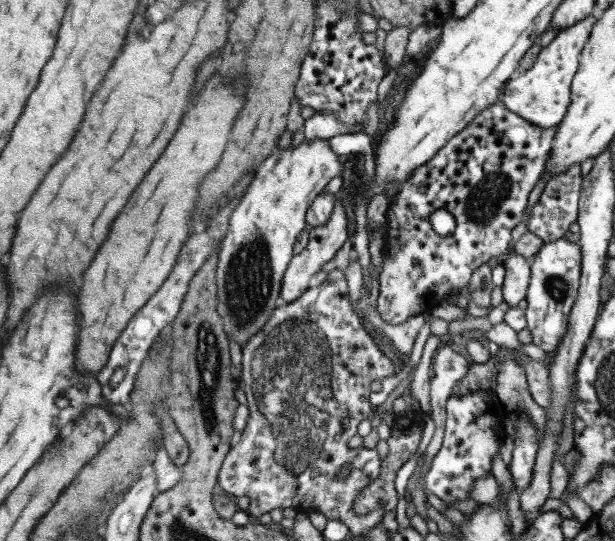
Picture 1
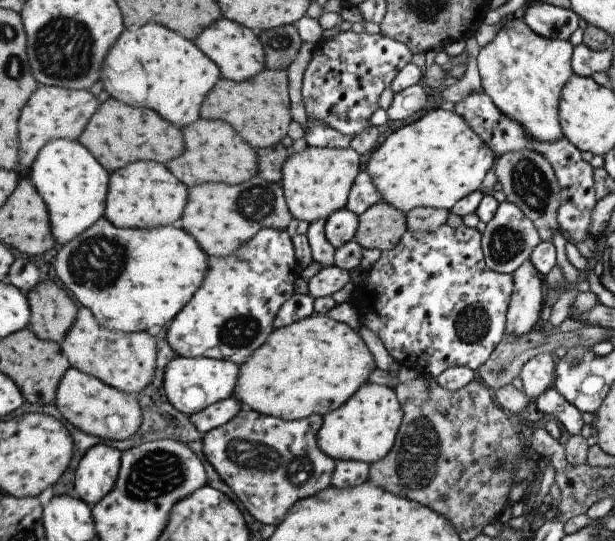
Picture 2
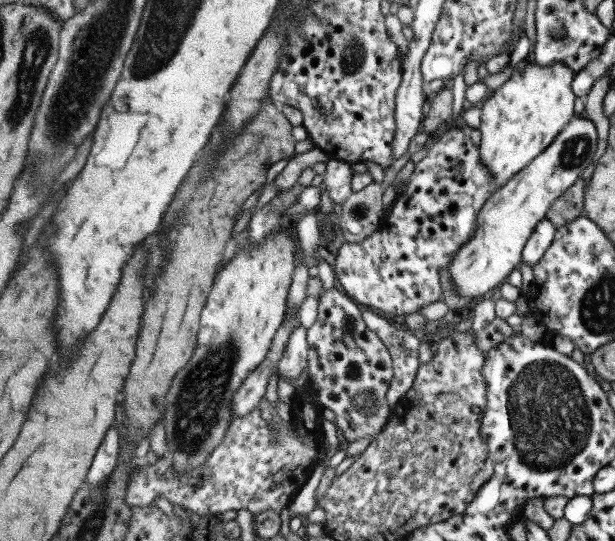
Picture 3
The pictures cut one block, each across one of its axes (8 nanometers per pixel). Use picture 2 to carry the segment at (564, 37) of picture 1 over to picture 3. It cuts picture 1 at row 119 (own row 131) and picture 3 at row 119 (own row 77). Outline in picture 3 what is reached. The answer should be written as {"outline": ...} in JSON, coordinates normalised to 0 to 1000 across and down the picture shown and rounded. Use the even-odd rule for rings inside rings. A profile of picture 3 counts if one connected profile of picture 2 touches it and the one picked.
{"outline":[[[857,111],[834,129],[831,140],[800,168],[793,183],[782,187],[779,296],[798,322],[798,357],[837,325],[850,307],[857,307],[870,288],[876,288],[928,222],[932,183],[937,179],[928,166],[933,140],[935,133],[912,115],[880,126]]]}

